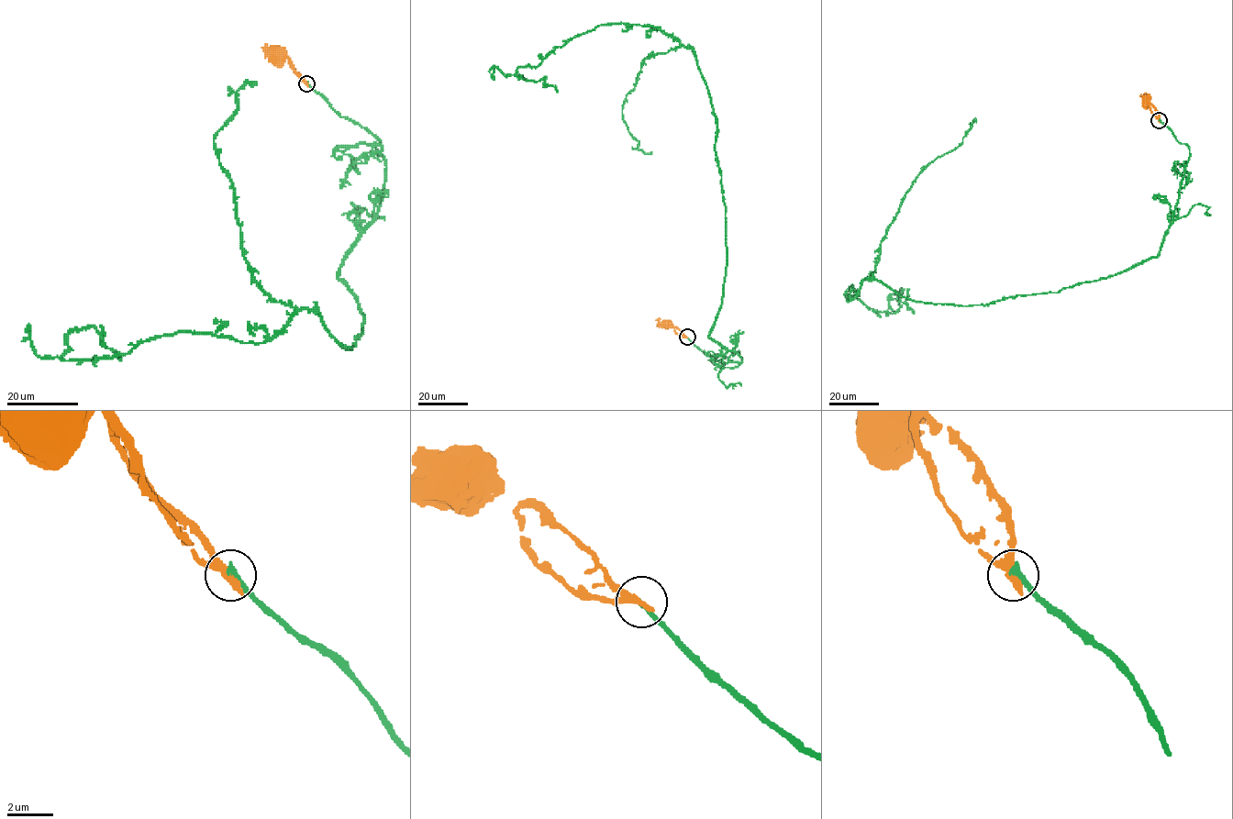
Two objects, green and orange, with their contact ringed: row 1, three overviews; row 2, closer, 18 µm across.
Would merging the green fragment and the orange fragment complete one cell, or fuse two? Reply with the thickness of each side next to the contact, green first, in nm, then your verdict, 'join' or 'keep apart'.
240/240 nm | keep apart

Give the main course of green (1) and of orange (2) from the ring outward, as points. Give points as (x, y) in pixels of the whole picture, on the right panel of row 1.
1: (1160, 120), (1190, 153), (1156, 257), (985, 304), (871, 278), (845, 295), (894, 313), (903, 290), (915, 313)
2: (1160, 120), (1146, 101)

